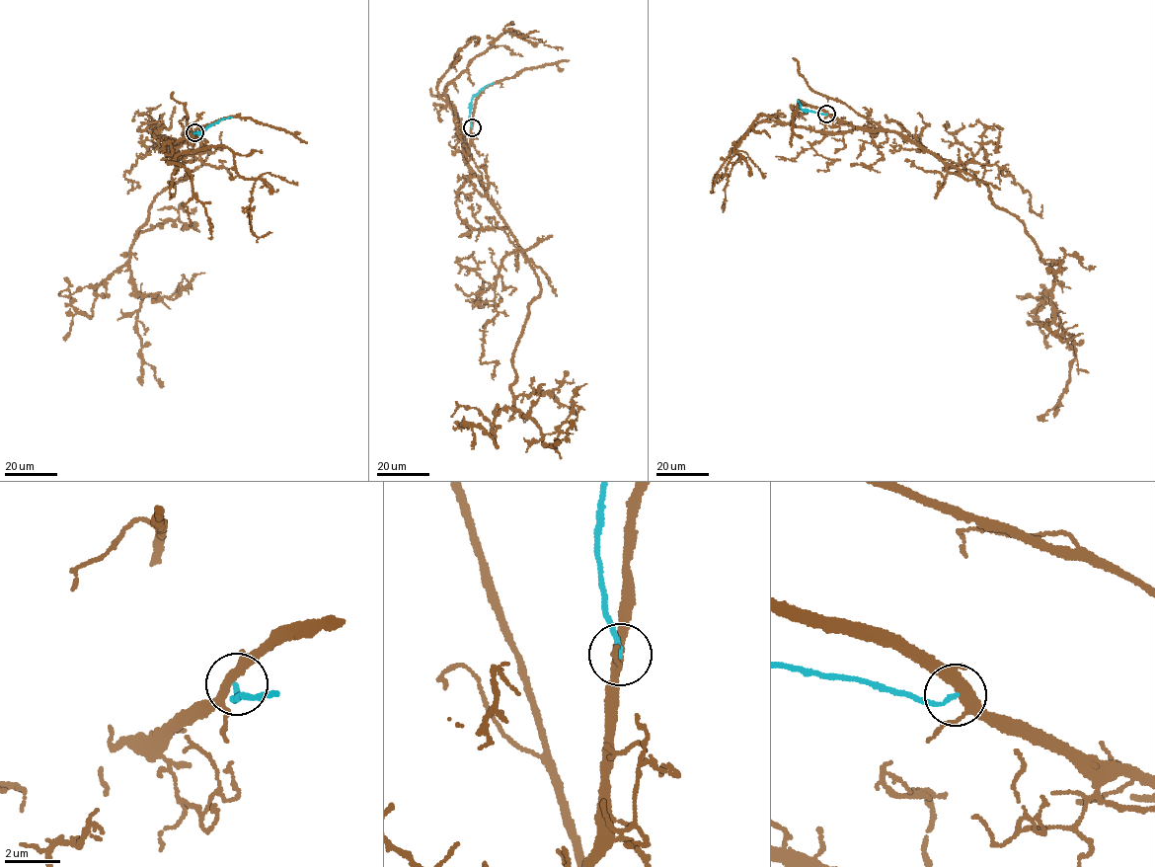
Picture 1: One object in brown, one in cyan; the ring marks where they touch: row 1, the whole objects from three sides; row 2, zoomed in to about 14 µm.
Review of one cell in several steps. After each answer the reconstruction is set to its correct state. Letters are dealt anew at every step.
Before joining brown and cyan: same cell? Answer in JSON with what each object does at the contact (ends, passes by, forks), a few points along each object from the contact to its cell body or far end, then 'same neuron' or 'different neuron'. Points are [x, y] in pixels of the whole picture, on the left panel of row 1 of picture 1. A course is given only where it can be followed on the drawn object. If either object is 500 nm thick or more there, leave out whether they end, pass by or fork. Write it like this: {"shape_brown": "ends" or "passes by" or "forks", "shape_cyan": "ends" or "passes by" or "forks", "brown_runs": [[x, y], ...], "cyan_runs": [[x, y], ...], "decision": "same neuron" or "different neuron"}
{"shape_brown": "forks", "shape_cyan": "ends", "brown_runs": [[193, 131], [178, 140], [189, 131], [207, 158], [155, 197], [129, 248], [140, 354], [161, 384]], "cyan_runs": [[193, 131], [199, 134], [215, 122], [231, 118]], "decision": "different neuron"}

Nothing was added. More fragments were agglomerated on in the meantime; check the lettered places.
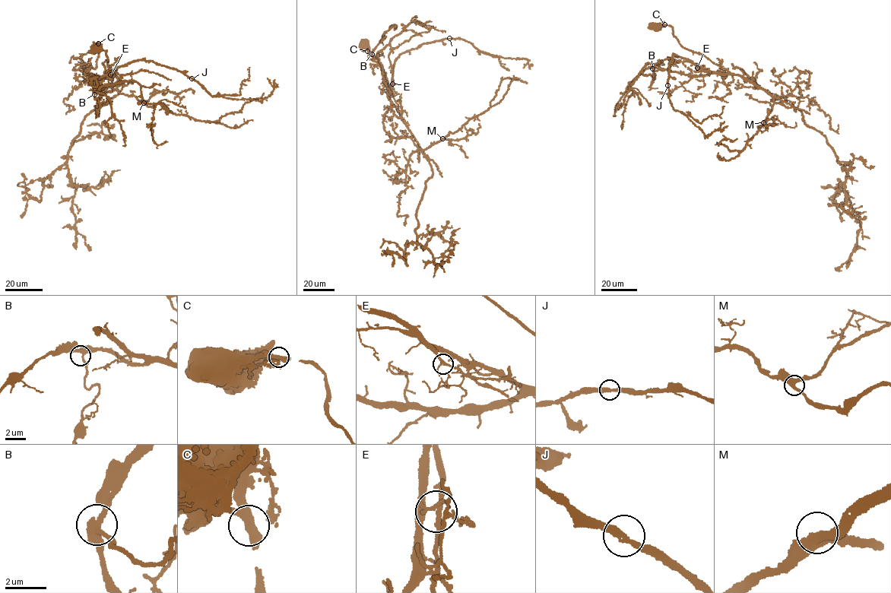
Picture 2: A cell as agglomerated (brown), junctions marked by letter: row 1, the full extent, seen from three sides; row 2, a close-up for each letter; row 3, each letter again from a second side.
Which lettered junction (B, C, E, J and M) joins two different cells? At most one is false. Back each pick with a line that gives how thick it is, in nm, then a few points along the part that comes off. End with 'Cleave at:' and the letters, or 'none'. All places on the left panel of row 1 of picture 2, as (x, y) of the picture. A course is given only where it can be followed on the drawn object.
E: 190 nm thick; foreign part runs (110, 75), (115, 70), (123, 75), (145, 71), (171, 80)
Cleave at: E

